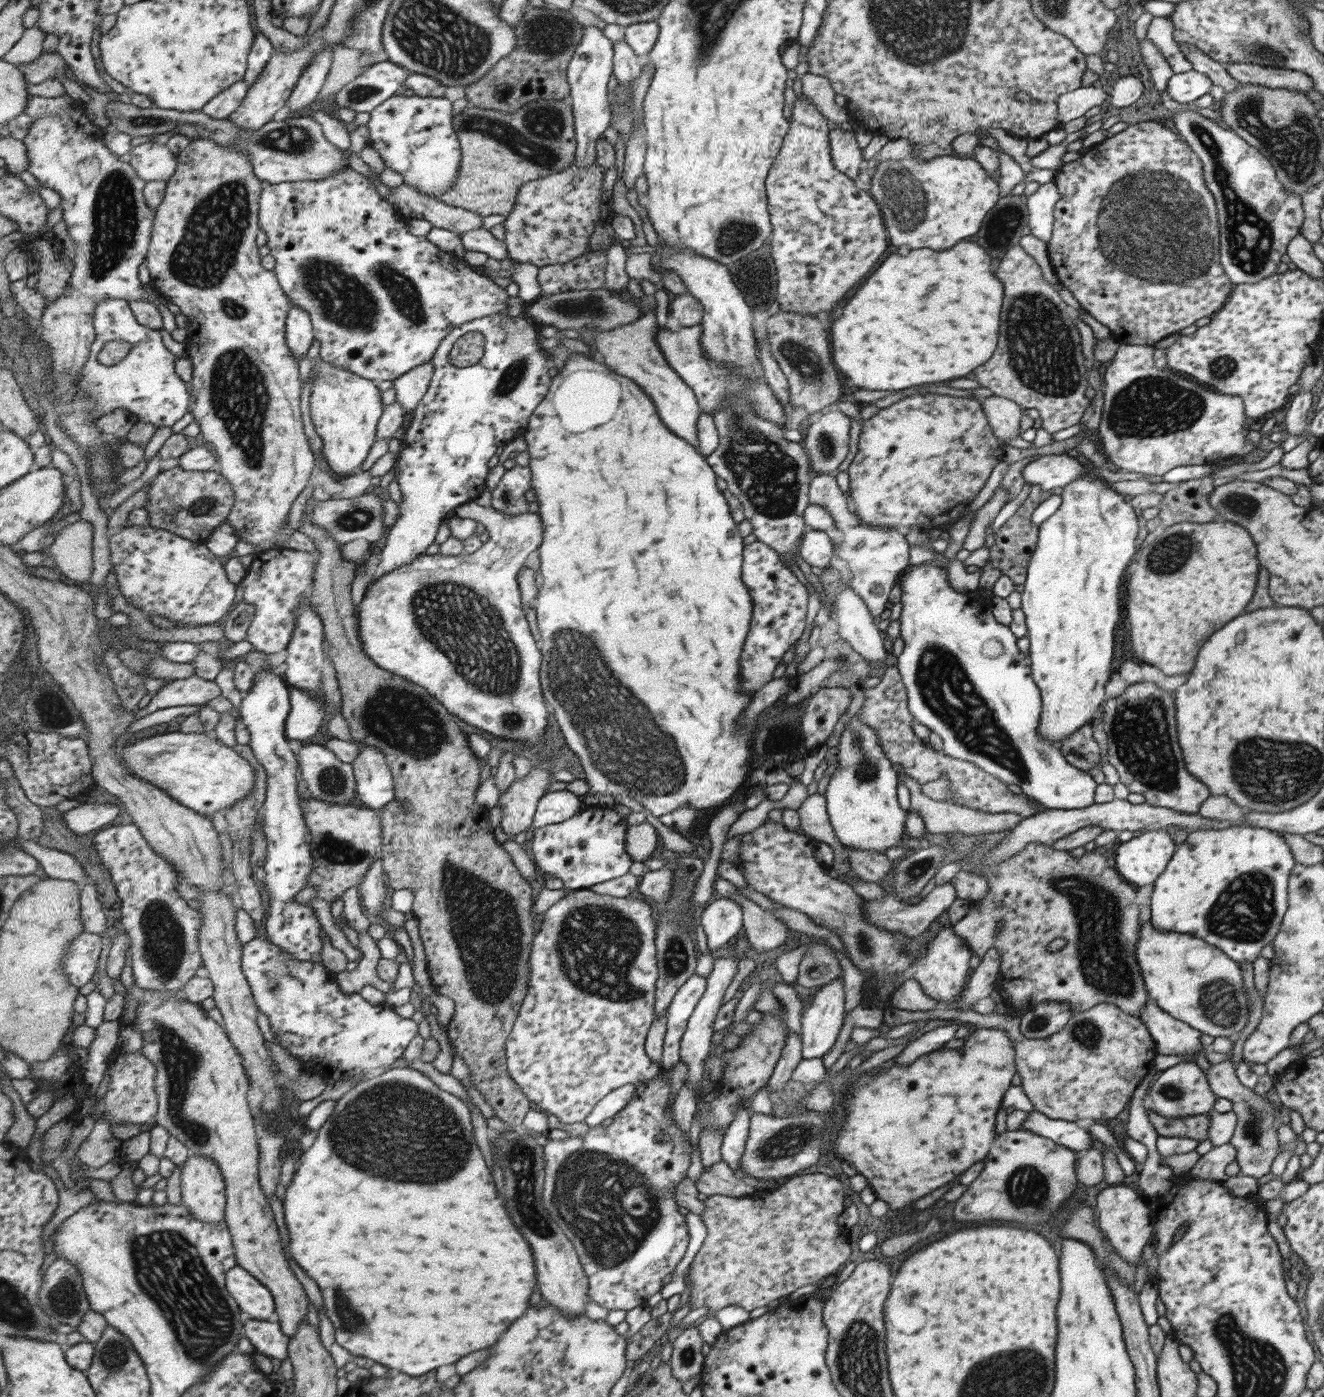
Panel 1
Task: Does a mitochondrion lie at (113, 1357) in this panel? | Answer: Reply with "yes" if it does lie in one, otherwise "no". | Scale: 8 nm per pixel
yes

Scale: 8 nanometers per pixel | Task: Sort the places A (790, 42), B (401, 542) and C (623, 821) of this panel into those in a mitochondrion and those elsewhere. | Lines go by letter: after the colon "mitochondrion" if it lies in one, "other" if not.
A: other
B: other
C: other

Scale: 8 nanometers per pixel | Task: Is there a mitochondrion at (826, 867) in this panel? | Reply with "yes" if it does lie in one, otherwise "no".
no

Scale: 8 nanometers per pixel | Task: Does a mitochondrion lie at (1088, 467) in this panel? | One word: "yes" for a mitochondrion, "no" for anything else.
no

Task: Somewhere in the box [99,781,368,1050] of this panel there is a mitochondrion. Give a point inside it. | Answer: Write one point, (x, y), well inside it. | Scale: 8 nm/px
(164, 949)

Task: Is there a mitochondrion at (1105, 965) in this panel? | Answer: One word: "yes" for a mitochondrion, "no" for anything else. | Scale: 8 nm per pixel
yes

